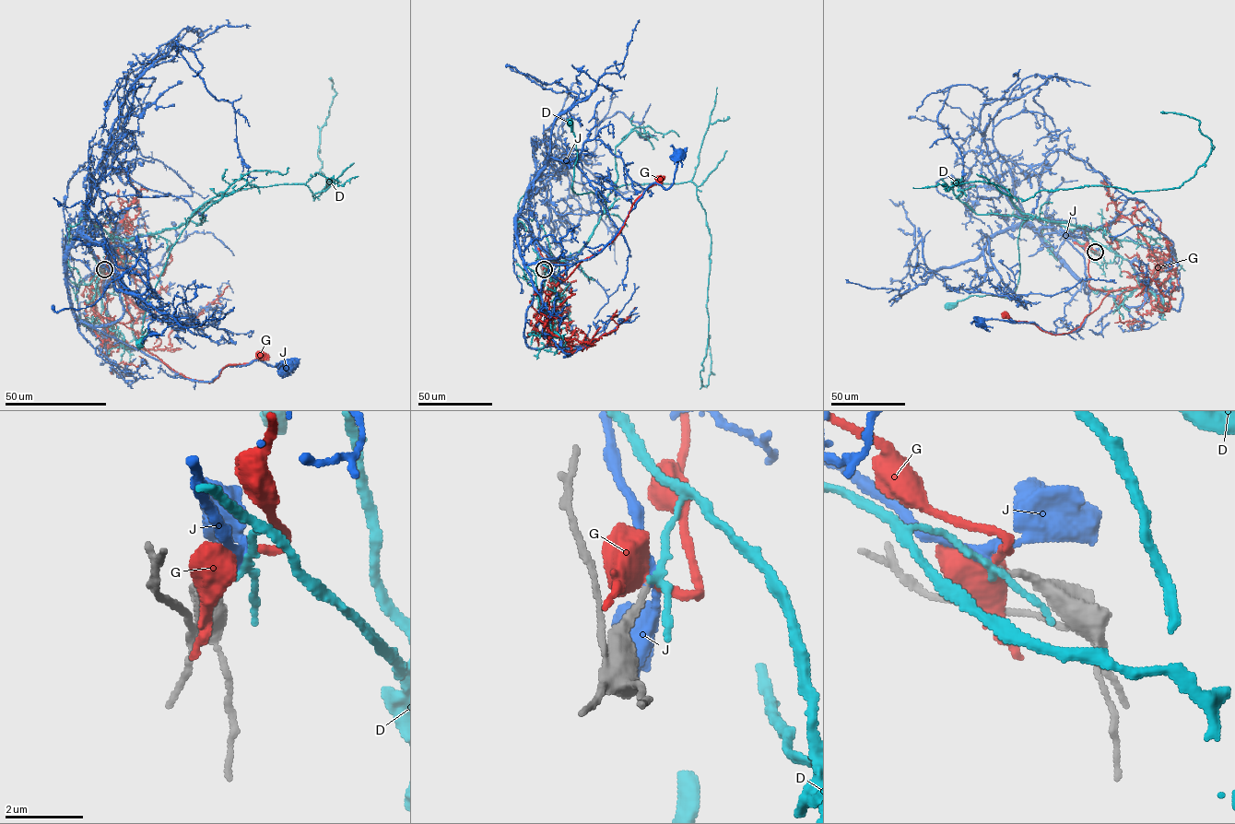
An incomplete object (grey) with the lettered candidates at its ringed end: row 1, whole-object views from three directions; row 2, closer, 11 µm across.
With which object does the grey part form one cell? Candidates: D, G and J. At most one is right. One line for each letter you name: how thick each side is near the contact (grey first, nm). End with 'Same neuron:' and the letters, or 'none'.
J: Thickness 170 nm (grey) against 220 nm
Same neuron: J

